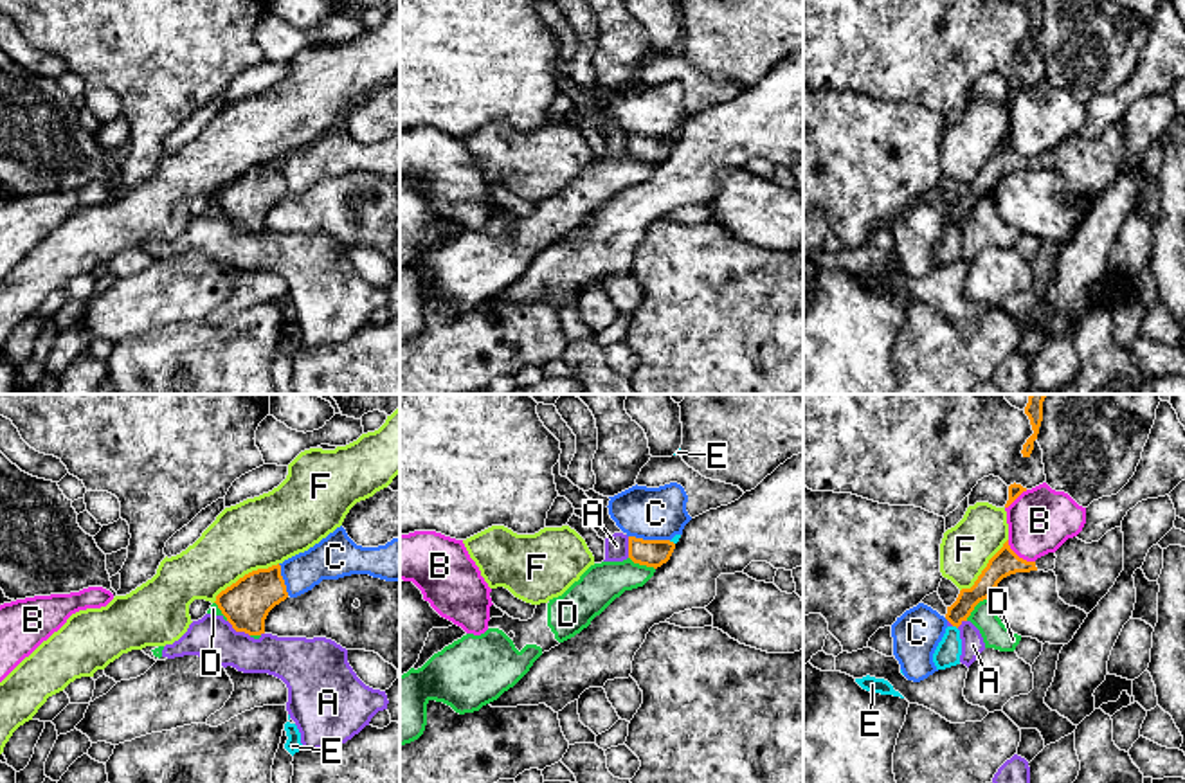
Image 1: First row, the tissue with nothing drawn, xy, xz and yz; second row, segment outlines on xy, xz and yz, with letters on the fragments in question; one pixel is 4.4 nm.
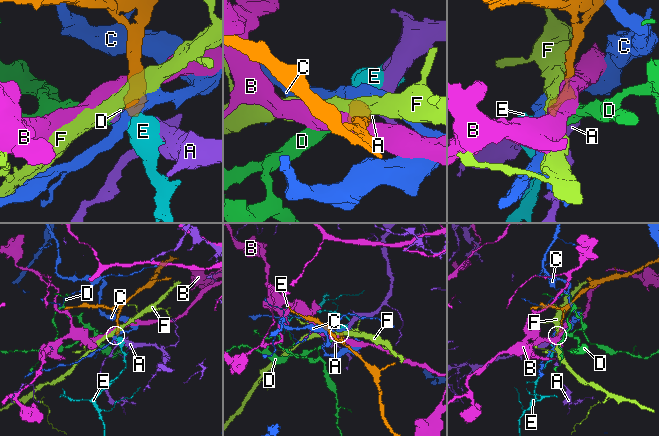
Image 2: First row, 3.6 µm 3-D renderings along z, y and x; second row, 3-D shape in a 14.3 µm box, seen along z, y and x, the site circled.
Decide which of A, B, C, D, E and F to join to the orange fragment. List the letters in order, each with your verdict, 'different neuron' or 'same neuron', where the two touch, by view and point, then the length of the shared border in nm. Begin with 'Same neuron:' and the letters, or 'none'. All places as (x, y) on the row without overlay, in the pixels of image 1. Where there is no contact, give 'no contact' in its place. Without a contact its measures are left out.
Same neuron: E
A: different neuron; meets orange in xy at (238, 227); contact 130 nm long
B: different neuron; meets orange in yz at (1018, 153); contact 160 nm long
C: different neuron; meets orange in xz at (649, 137); contact 190 nm long
D: different neuron; meets orange in yz at (975, 202); contact 160 nm long
E: same neuron; meets orange in yz at (955, 222); contact 30 nm long
F: different neuron; meets orange in xy at (245, 171); contact 340 nm long

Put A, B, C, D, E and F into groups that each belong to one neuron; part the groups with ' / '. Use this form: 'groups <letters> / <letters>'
groups A D / B / C / E / F

